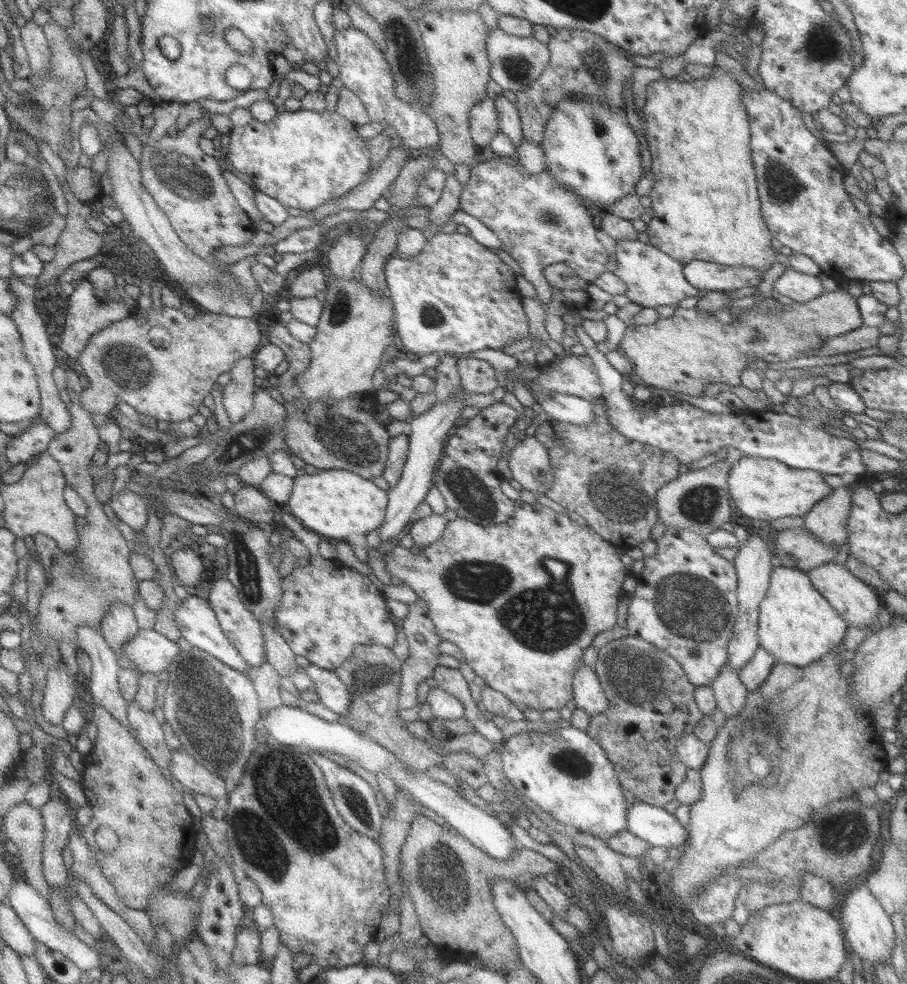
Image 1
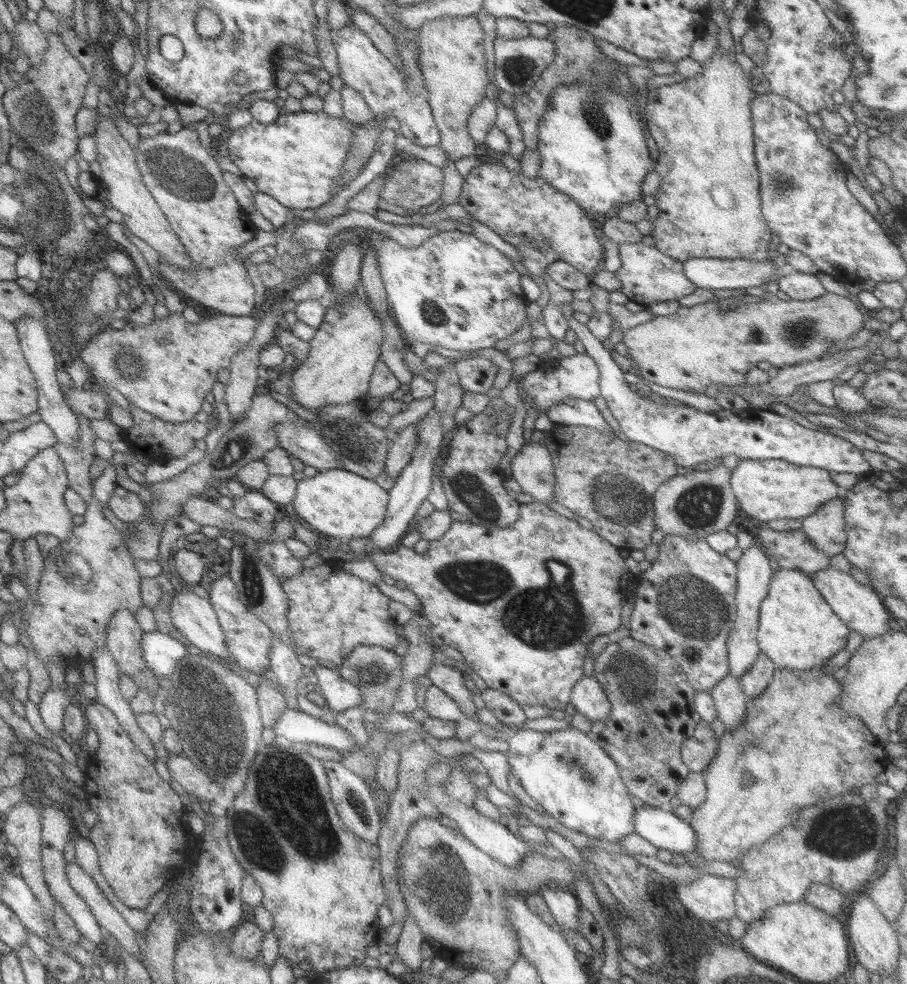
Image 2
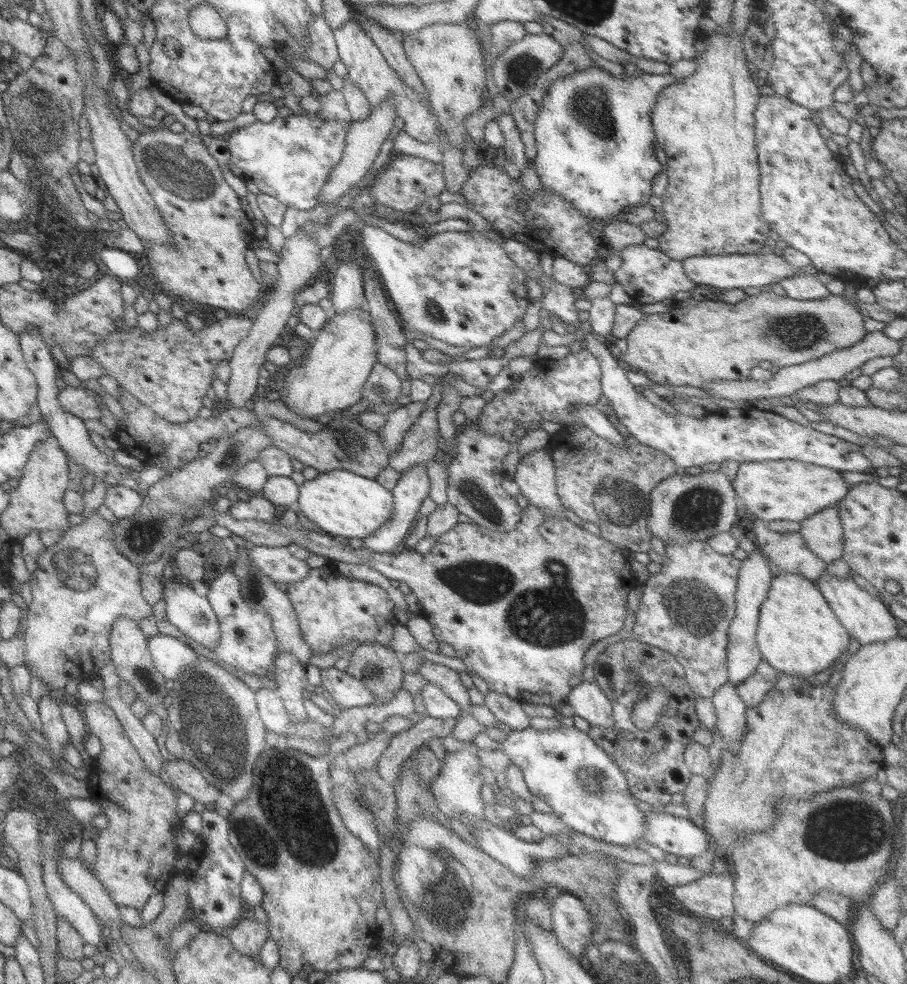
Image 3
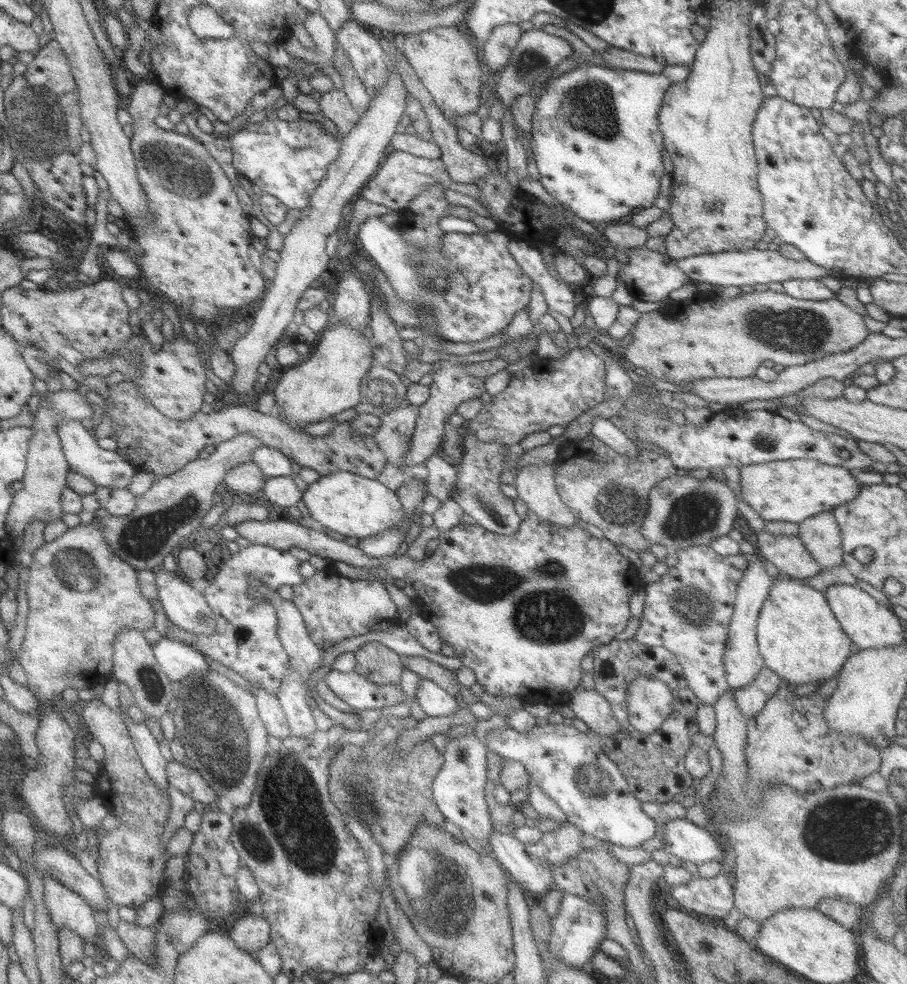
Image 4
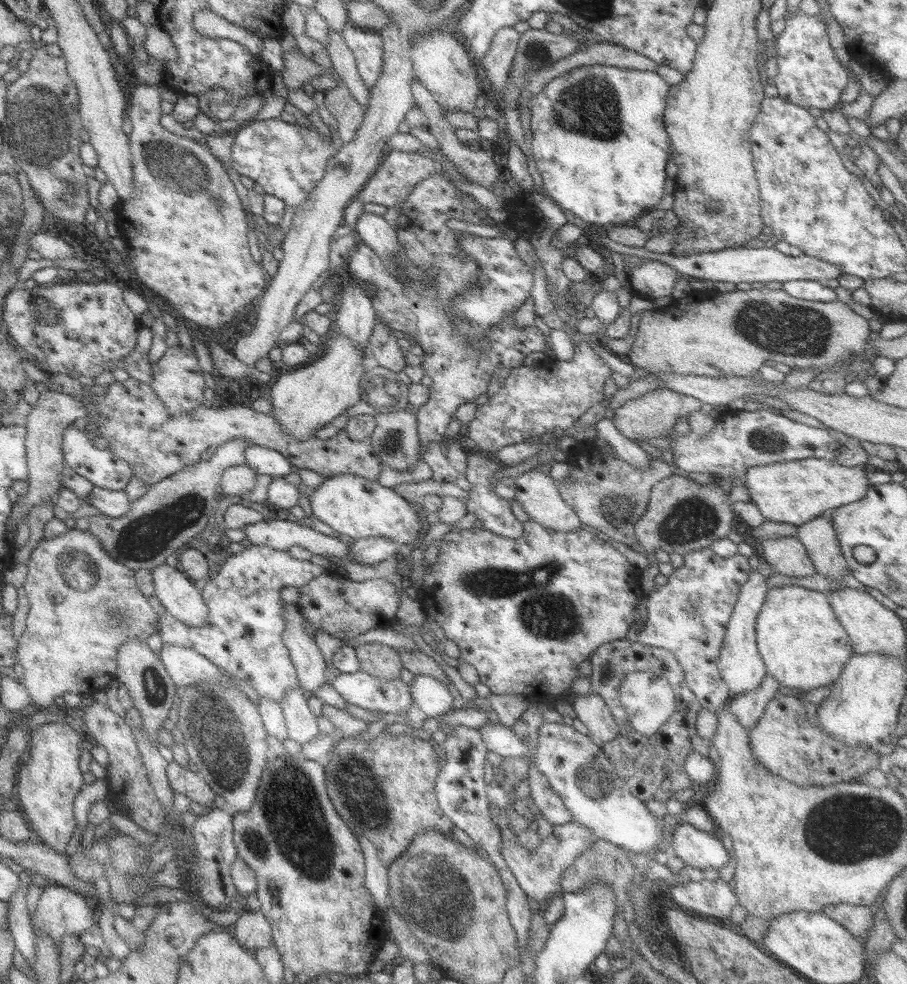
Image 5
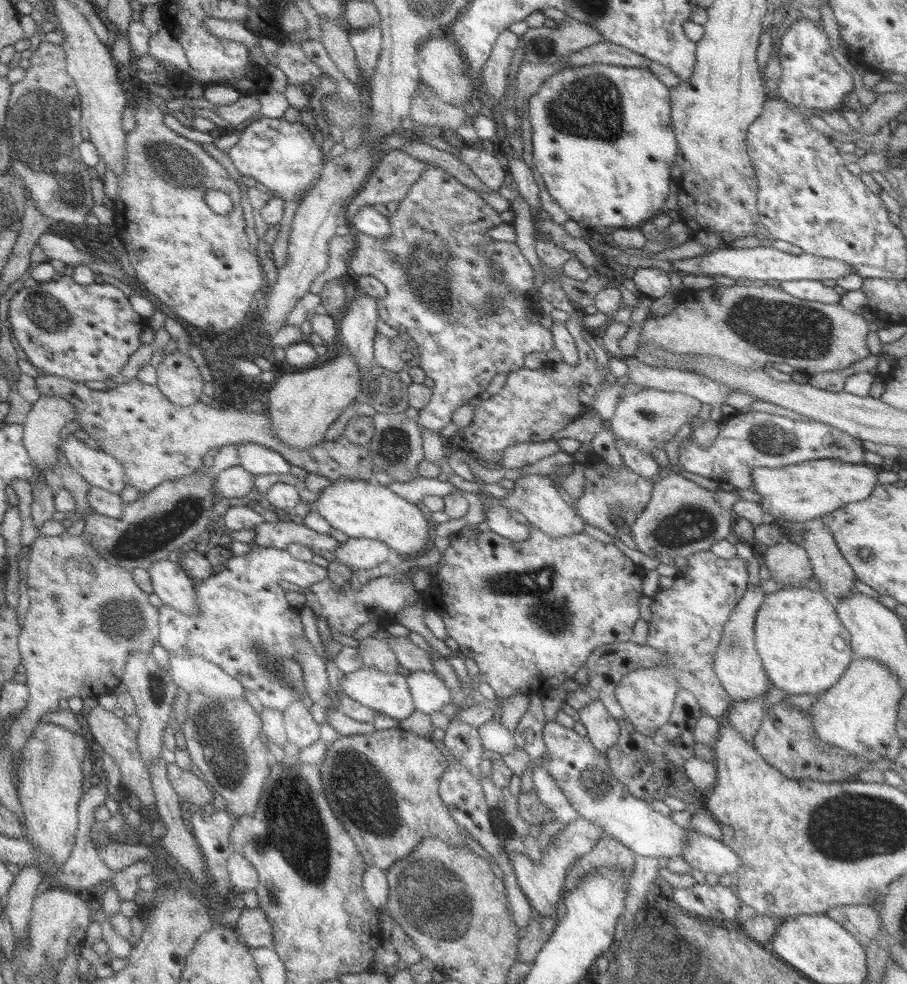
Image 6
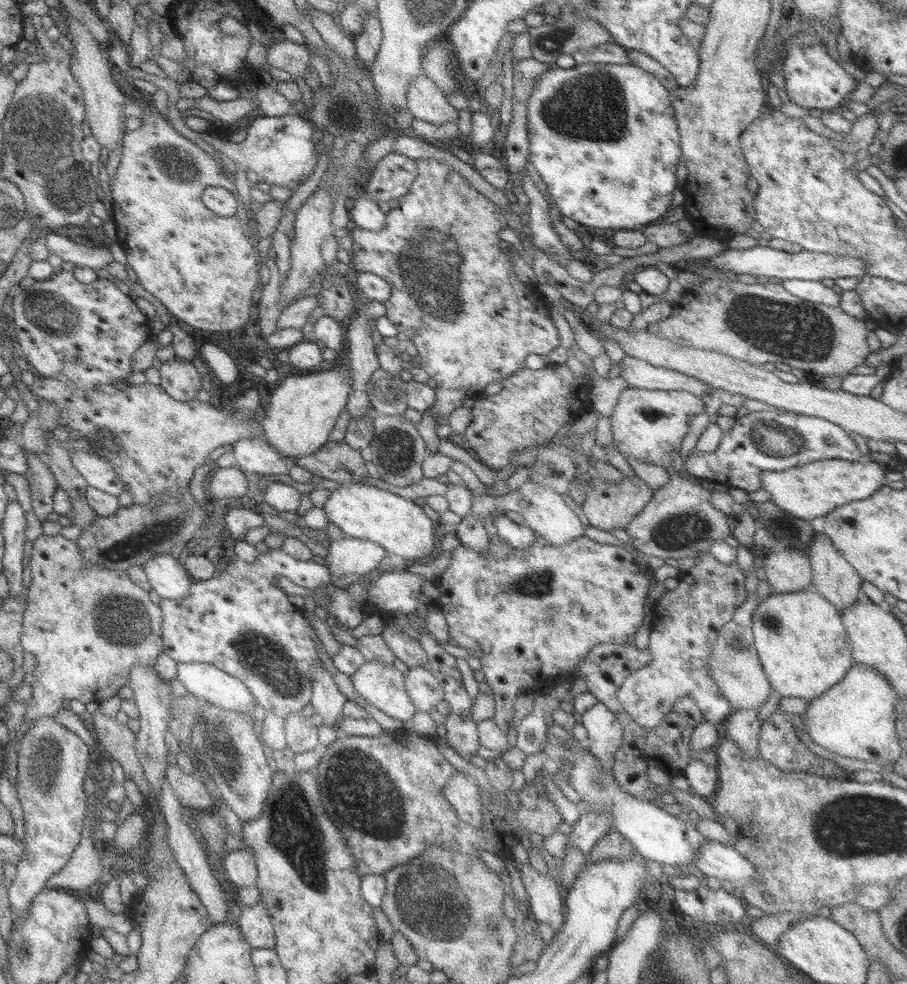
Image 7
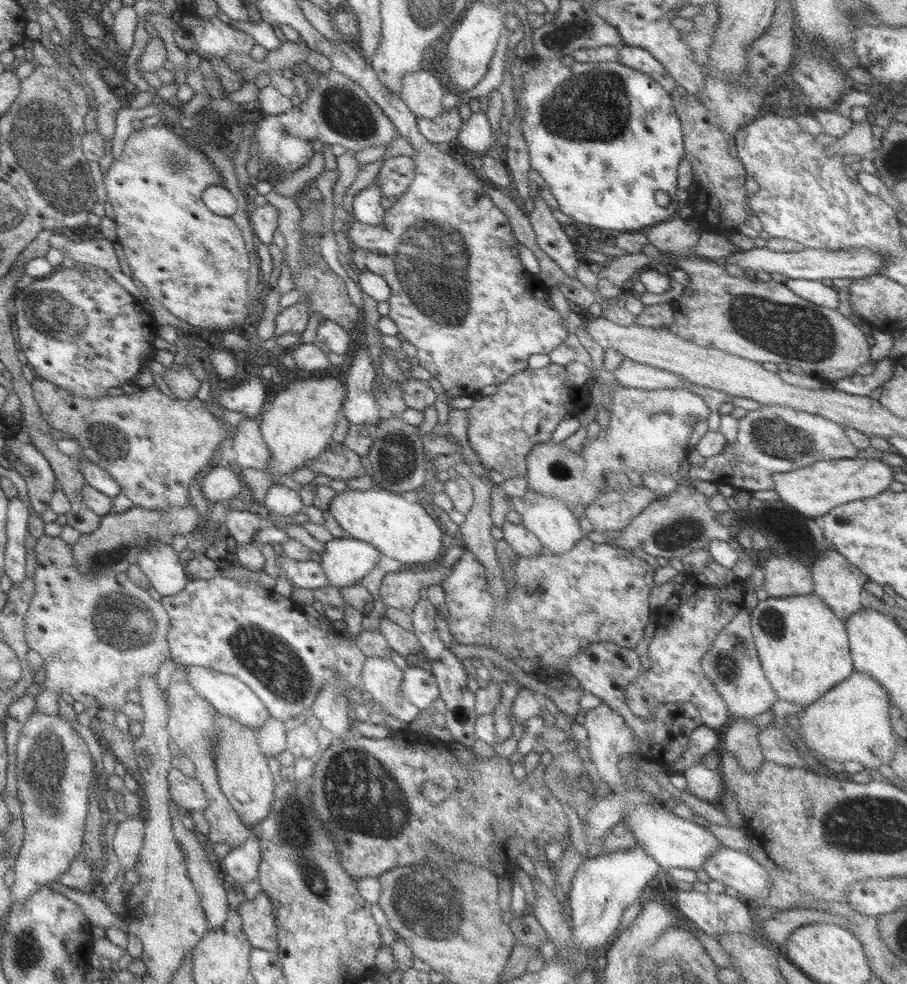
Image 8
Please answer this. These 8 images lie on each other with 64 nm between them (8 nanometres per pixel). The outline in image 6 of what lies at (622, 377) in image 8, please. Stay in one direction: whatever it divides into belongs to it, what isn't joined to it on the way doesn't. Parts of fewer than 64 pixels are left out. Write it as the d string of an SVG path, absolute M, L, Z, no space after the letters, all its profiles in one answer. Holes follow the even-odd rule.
M633 356L622 359L627 366L628 382L633 382L643 388L662 392L679 392L709 406L723 405L728 396L726 394L737 392L737 390L730 390L730 388L698 374L667 367L652 367Z

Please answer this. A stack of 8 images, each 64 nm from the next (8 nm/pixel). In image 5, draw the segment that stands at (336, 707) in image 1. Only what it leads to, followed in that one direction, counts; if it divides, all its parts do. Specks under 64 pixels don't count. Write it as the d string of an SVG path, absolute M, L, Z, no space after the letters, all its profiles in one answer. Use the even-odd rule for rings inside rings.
M357 669L352 673L339 673L330 685L340 694L344 702L354 704L365 710L371 710L373 713L398 715L405 713L412 706L410 689L399 678L381 680Z

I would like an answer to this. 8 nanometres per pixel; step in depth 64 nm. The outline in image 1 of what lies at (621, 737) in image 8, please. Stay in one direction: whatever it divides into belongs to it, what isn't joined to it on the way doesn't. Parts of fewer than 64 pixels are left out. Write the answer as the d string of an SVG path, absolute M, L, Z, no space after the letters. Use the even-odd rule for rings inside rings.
M580 666L572 678L572 700L575 708L582 710L591 718L608 707L604 690L592 671L591 666Z

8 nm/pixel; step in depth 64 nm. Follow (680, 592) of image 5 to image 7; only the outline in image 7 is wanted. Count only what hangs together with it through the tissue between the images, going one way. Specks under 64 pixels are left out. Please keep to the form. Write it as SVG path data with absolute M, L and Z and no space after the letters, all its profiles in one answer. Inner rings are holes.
M703 551L696 554L696 563L691 570L682 572L677 579L678 584L675 589L667 590L663 597L651 604L652 619L646 648L650 654L649 664L628 674L616 692L617 700L629 718L646 729L652 729L658 725L670 706L682 696L690 698L699 709L704 721L713 726L724 722L731 713L729 703L721 696L717 685L707 672L706 660L712 644L717 640L718 630L729 622L735 609L746 598L743 588L744 575L737 568L735 561L723 564Z

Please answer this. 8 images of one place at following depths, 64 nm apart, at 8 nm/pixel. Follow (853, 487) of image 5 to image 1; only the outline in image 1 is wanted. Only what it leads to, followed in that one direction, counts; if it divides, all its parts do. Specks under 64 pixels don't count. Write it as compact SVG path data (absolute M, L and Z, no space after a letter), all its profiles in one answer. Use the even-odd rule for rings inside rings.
M745 456L730 465L726 483L730 500L741 516L768 522L777 518L803 517L816 502L832 491L820 472L792 469L776 460Z

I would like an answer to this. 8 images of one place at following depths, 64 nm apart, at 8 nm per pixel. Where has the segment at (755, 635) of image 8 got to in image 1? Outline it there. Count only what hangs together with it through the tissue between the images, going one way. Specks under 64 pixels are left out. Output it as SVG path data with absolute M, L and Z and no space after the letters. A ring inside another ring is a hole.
M783 566L772 569L765 596L758 604L756 639L758 646L770 654L774 663L805 667L812 662L817 662L822 656L840 646L846 628L846 622L829 606L822 594L815 590L804 572Z

